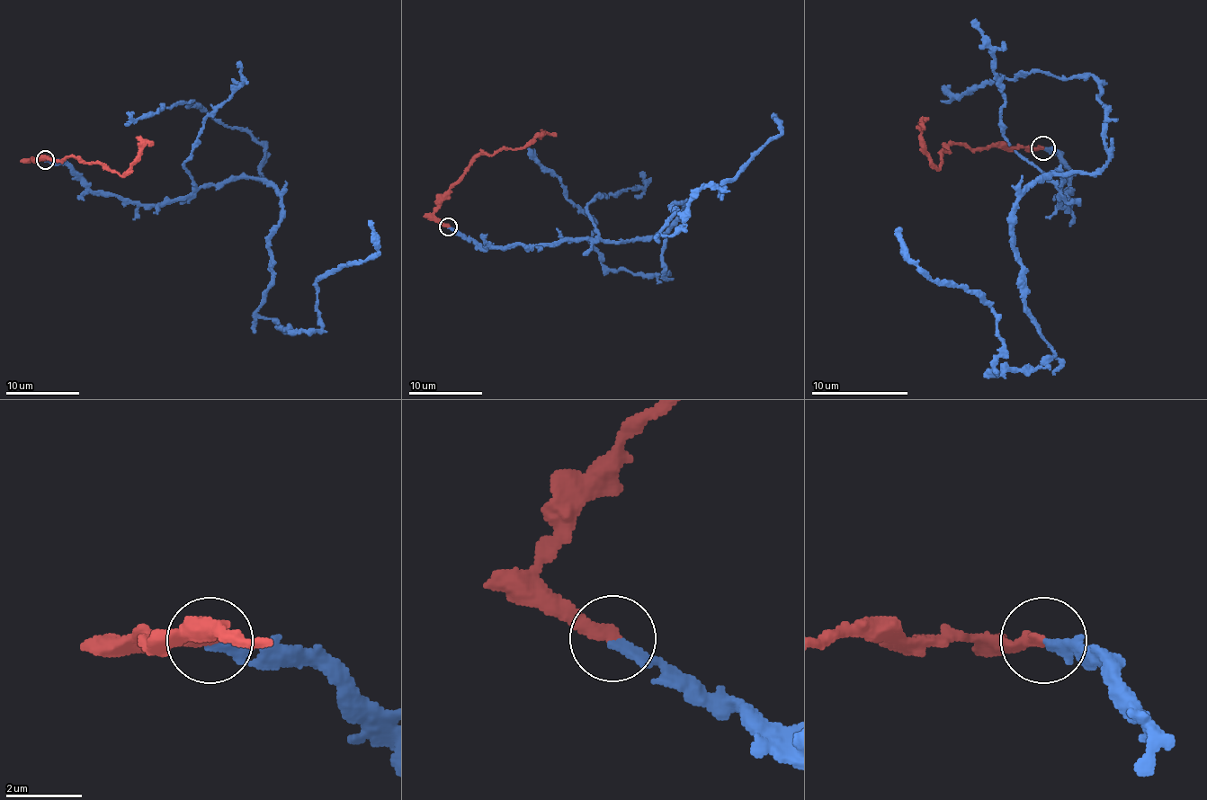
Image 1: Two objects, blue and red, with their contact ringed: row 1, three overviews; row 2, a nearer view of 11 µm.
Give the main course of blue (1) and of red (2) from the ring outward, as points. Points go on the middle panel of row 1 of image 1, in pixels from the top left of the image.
1: (448, 227), (483, 246), (627, 241), (682, 204), (671, 235), (780, 134), (771, 115)
2: (448, 226), (434, 215), (436, 200), (481, 154), (496, 154), (525, 146), (538, 134), (557, 136)

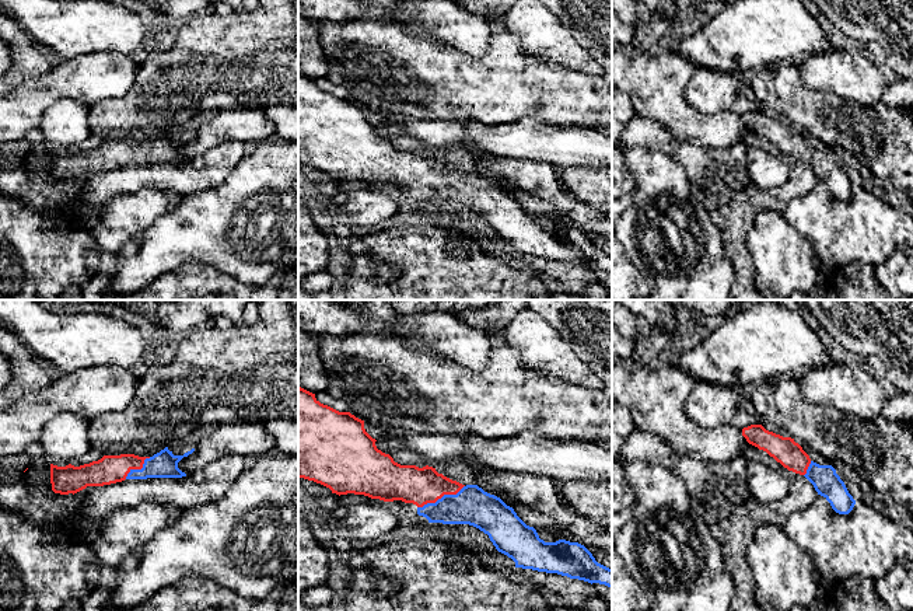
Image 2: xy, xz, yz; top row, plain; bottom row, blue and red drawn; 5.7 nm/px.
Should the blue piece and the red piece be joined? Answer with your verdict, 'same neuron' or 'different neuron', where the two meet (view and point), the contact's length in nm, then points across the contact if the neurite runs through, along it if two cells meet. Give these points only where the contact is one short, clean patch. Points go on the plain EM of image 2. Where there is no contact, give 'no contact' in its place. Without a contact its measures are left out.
same neuron | xz (441, 184) | 300 nm | across xz (474, 192), (447, 188), (441, 184), (424, 173), (409, 170)

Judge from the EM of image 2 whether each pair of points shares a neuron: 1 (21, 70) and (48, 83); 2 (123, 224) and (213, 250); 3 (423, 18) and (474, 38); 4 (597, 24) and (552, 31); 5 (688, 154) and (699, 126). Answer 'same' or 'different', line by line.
1: different
2: different
3: same
4: different
5: different

